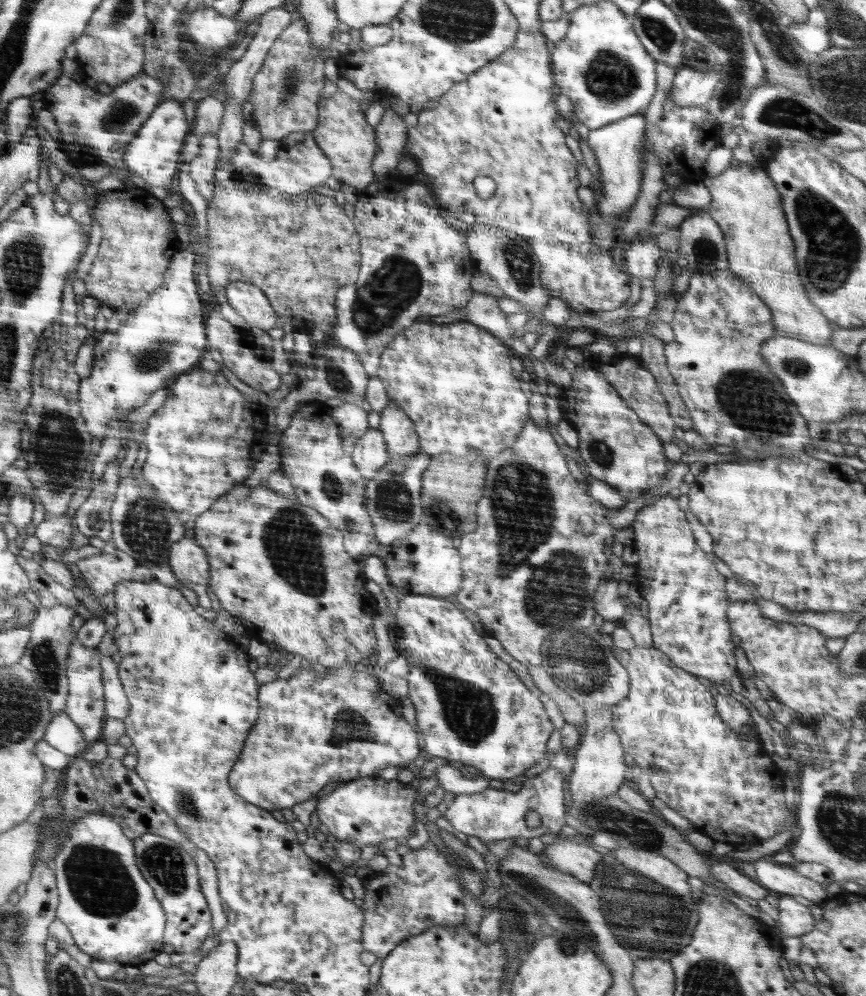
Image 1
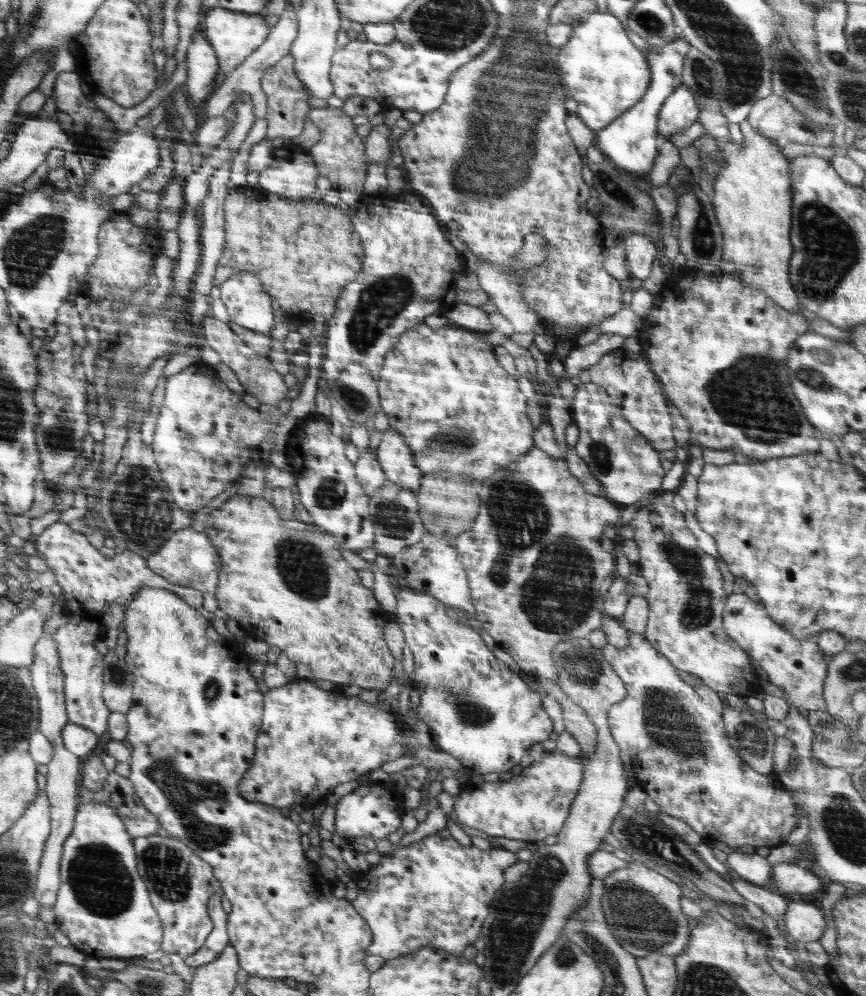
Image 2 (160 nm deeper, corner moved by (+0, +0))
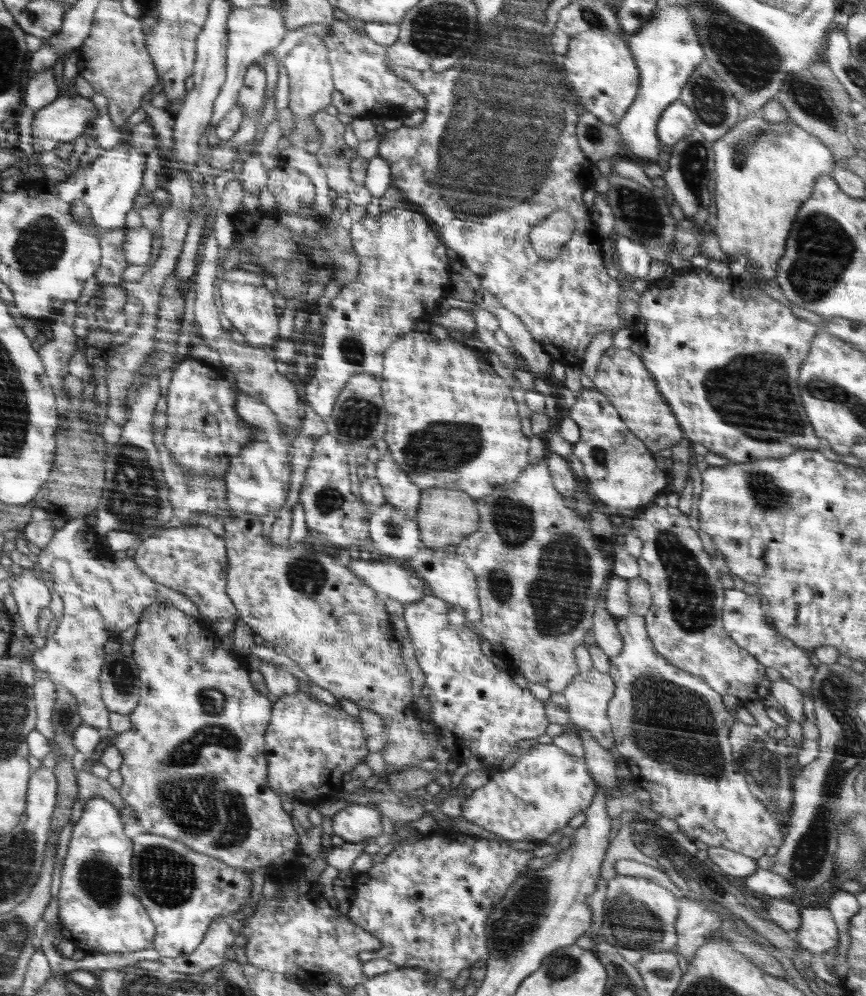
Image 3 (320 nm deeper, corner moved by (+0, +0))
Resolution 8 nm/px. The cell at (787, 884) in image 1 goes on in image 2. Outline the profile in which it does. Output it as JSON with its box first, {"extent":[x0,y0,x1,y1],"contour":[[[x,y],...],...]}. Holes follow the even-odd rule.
{"extent":[726,852,772,888],"contour":[[[732,852],[728,854],[726,866],[733,875],[740,877],[755,885],[771,888],[772,865],[767,857],[762,857],[758,853],[747,854]]]}

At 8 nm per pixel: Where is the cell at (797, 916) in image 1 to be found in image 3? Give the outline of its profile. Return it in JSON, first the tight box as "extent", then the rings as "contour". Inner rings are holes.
{"extent":[794,905,839,956],"contour":[[[810,905],[801,907],[800,928],[794,931],[794,938],[812,956],[822,956],[826,951],[836,948],[839,934],[827,908]]]}

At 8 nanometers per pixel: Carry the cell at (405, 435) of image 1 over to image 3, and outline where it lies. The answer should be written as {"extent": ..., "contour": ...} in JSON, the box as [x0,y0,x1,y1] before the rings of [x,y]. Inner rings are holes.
{"extent":[376,451,422,518],"contour":[[[390,451],[387,452],[376,464],[376,479],[382,487],[385,502],[407,518],[416,518],[422,490],[410,482],[408,475],[396,466]]]}

